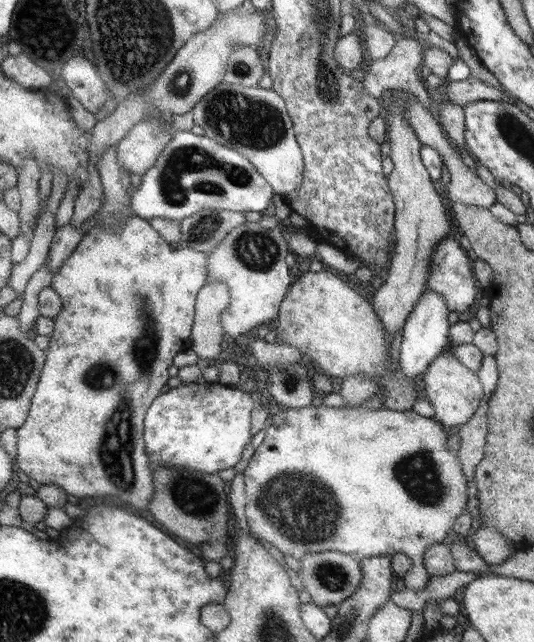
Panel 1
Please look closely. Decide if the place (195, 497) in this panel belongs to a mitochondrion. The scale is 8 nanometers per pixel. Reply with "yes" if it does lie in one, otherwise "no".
yes

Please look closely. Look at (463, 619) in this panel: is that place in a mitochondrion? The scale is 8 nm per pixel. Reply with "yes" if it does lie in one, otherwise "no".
no

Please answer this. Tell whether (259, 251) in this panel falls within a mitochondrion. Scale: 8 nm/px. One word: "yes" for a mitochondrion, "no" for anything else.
yes

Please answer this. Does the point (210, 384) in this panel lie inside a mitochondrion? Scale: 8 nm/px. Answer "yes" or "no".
no

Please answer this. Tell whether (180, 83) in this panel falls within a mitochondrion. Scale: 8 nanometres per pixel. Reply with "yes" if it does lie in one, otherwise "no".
yes

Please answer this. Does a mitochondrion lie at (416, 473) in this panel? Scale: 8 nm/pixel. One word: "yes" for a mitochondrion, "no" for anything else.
yes

